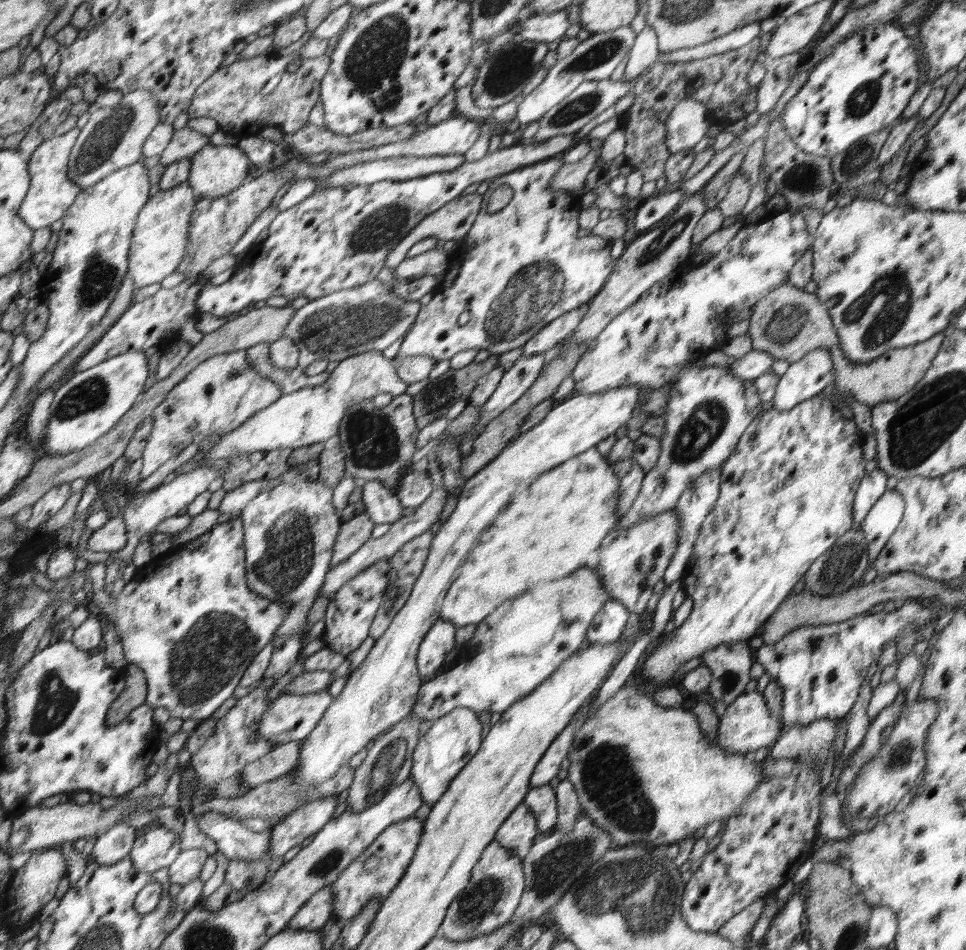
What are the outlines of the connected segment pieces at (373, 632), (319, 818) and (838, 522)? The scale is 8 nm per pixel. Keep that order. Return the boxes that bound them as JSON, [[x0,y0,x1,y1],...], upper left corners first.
[[370,530,434,639],[270,796,338,857],[643,395,864,684]]

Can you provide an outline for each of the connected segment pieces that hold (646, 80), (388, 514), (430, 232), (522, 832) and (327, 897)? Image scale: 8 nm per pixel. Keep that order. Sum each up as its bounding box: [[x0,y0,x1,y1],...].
[[620,36,762,182],[362,480,404,524],[385,193,481,268],[496,804,540,860],[286,884,333,931]]

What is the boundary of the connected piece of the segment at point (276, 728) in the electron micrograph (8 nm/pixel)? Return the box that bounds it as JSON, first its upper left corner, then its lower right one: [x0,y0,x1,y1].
[259,689,334,746]

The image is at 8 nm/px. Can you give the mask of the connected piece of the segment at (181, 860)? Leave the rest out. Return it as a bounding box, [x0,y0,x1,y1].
[167,848,208,885]

